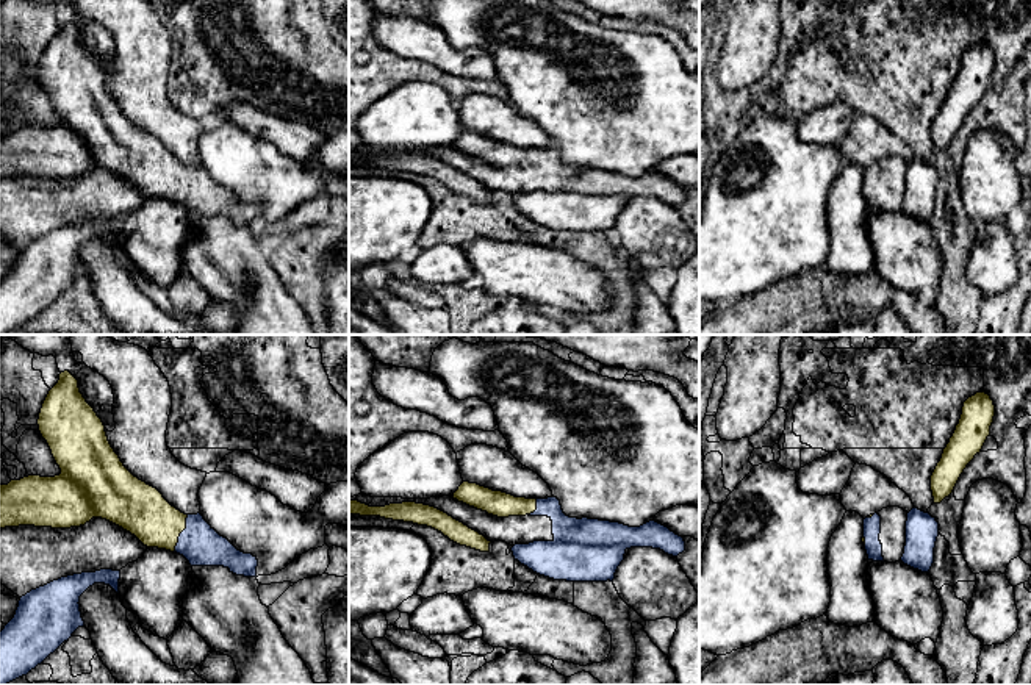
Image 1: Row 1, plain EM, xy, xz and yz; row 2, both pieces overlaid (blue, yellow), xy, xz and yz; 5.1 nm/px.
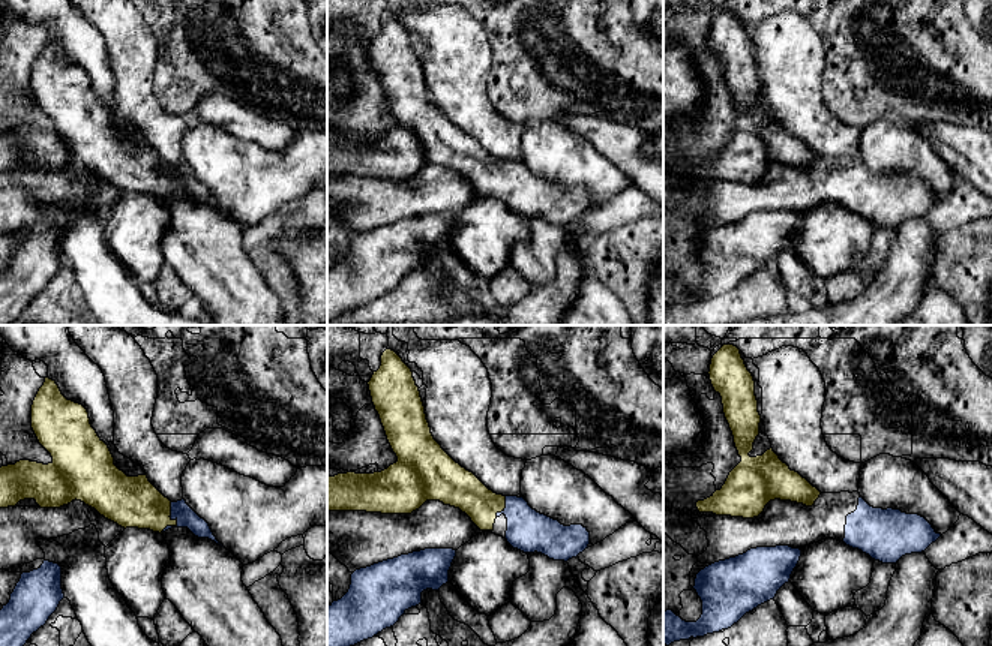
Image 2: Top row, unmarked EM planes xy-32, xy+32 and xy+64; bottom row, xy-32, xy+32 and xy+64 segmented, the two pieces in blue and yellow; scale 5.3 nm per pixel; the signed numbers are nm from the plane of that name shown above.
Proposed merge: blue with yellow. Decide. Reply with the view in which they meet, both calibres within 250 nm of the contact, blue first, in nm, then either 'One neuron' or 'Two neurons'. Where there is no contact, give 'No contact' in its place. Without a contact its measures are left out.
Touches blue in xy. Thickness 200 nm (blue) against 260 nm. One neuron

